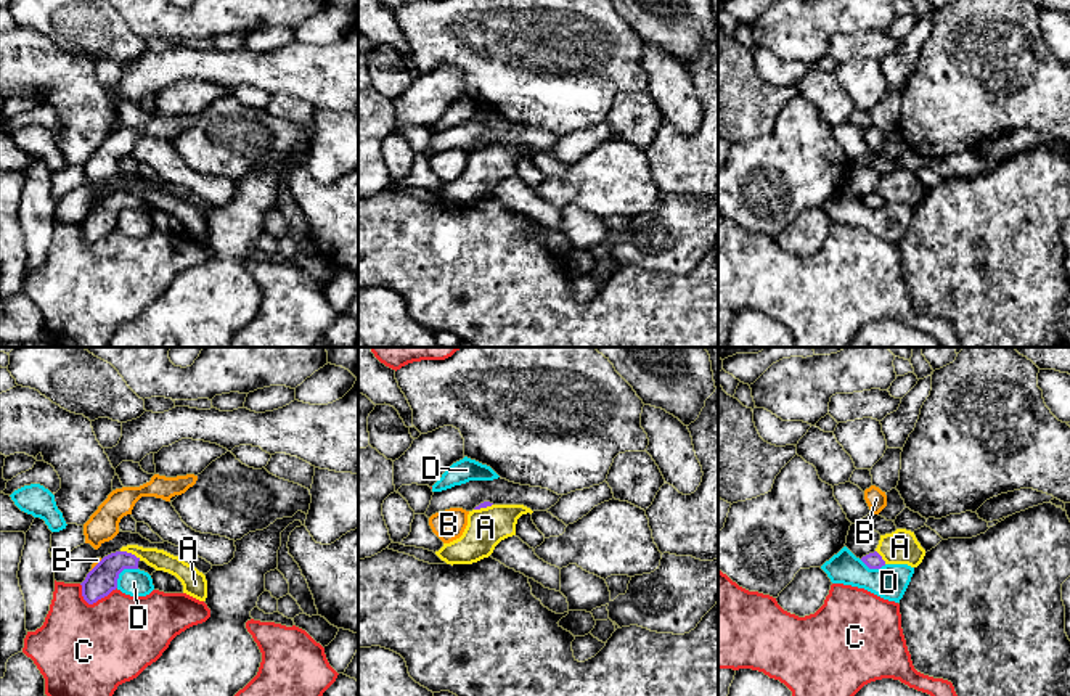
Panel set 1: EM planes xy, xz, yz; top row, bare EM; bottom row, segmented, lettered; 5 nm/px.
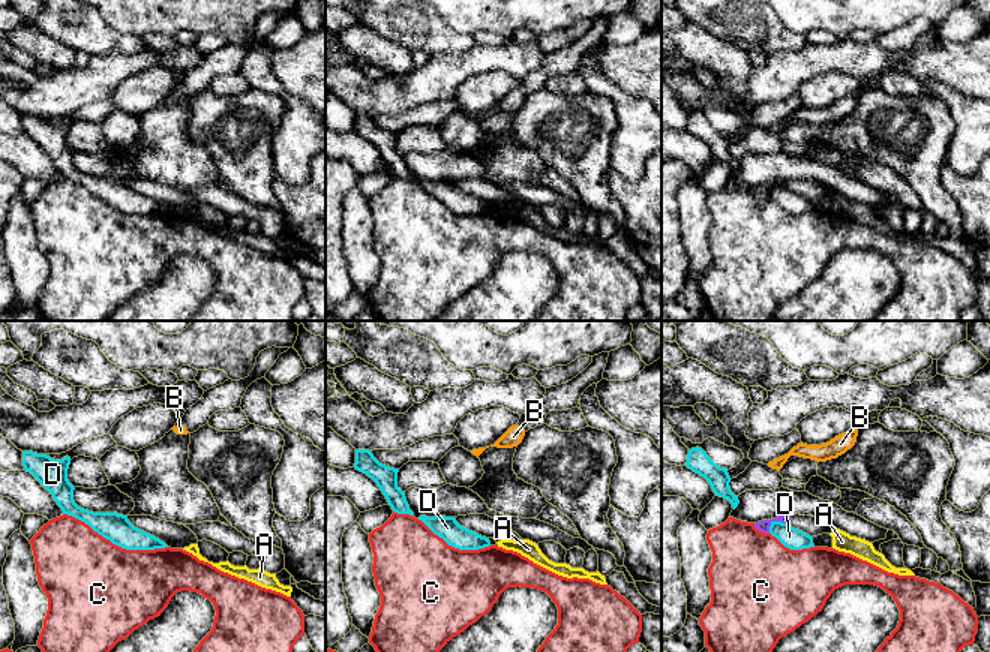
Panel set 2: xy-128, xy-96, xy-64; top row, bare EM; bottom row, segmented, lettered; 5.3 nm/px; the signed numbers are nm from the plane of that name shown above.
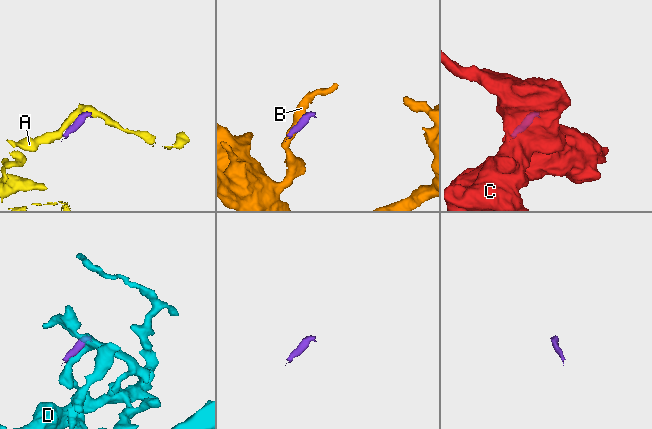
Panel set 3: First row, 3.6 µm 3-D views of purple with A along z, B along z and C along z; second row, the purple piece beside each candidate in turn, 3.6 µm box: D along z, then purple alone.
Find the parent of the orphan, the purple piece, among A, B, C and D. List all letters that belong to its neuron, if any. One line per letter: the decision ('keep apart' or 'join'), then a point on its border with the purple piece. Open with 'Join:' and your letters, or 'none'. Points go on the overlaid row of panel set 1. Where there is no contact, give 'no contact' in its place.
Join: none
A: keep apart | xy (130, 553)
B: keep apart | xy (95, 566)
C: keep apart | xy (93, 601)
D: keep apart | xy (121, 571)

